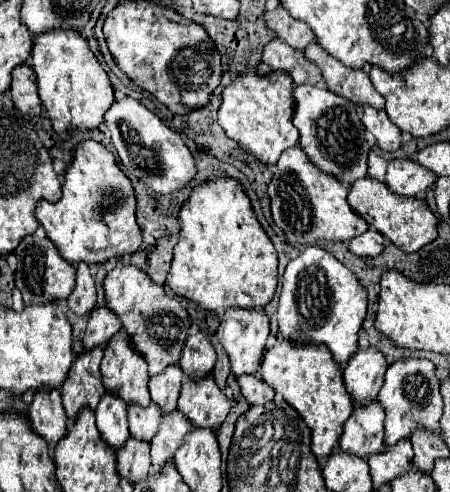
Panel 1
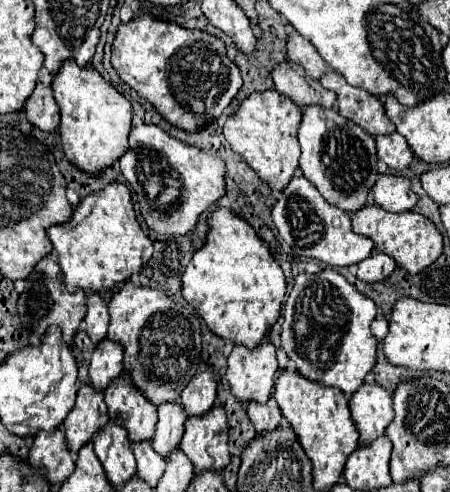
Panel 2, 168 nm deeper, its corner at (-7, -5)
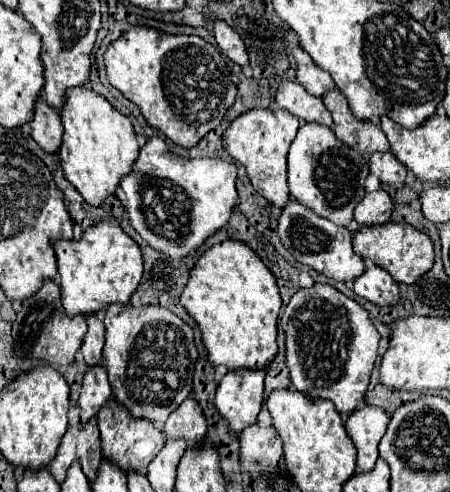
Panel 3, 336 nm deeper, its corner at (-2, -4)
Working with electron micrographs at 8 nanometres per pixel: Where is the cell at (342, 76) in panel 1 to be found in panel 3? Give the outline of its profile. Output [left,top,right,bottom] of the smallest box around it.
[323,90,389,156]

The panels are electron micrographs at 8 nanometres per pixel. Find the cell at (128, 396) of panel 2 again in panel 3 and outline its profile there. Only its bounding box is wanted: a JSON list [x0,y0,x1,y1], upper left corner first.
[97,400,165,476]

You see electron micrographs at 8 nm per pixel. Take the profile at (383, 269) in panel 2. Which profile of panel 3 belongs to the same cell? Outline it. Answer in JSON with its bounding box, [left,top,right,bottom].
[353,264,399,306]

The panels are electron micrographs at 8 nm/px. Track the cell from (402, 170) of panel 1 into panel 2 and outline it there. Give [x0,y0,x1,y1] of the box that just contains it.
[374,175,418,213]

